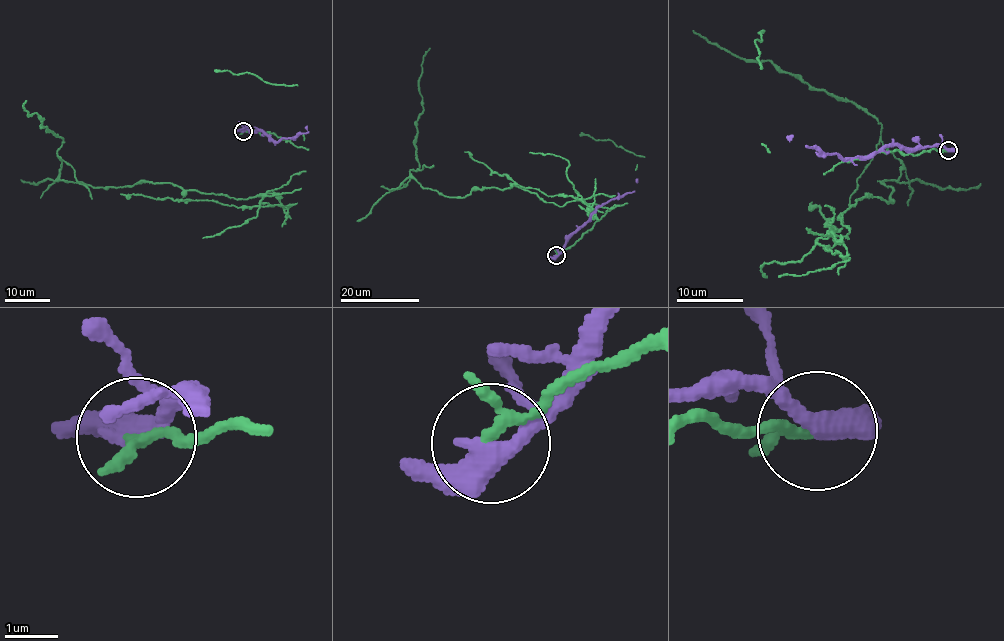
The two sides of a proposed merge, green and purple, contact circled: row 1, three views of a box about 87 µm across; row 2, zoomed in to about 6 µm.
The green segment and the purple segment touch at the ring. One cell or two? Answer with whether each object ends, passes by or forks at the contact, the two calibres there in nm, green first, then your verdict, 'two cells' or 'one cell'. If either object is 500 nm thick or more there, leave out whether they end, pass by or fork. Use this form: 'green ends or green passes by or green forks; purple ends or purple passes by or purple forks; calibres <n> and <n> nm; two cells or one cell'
green passes by; purple passes by; calibres 170 and 400 nm; two cells

